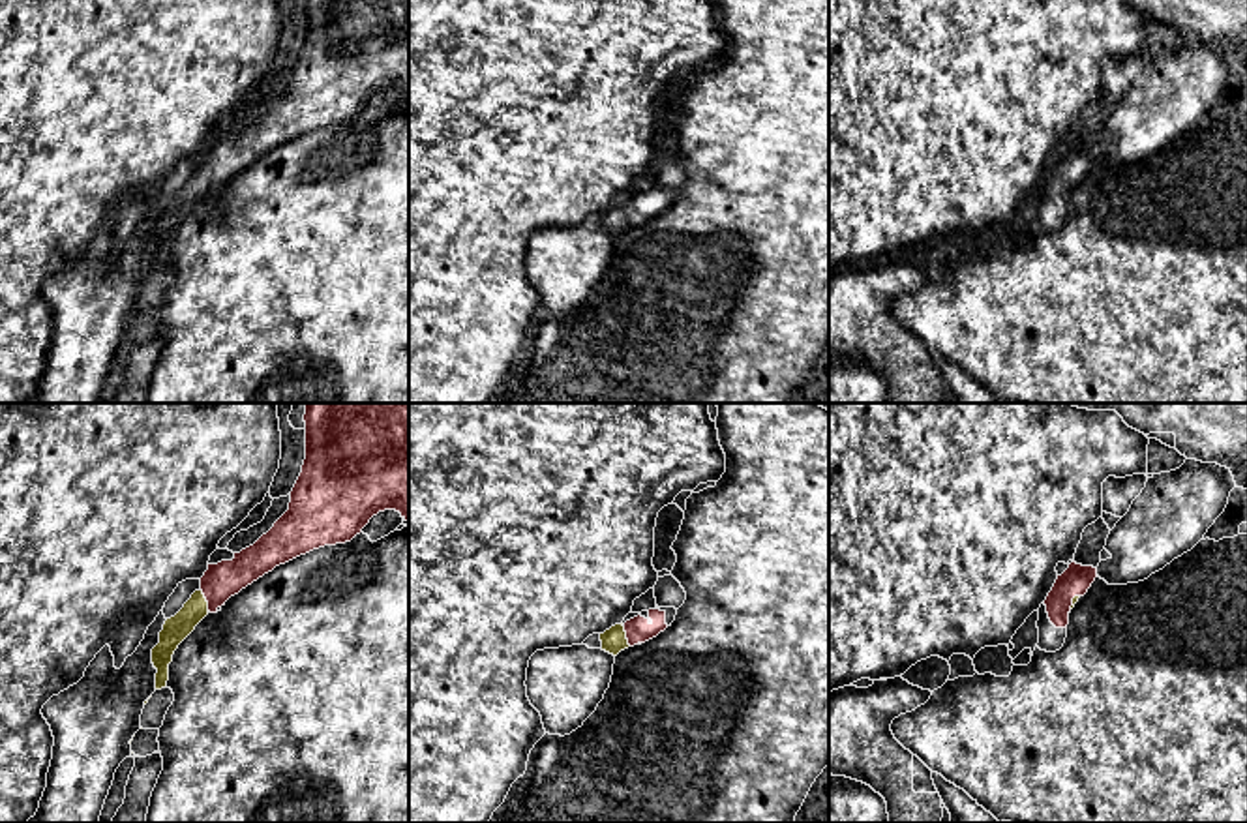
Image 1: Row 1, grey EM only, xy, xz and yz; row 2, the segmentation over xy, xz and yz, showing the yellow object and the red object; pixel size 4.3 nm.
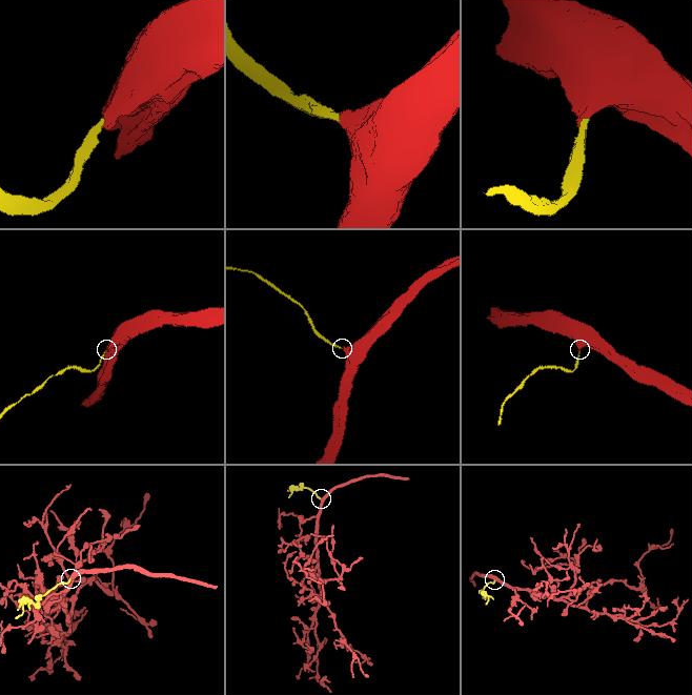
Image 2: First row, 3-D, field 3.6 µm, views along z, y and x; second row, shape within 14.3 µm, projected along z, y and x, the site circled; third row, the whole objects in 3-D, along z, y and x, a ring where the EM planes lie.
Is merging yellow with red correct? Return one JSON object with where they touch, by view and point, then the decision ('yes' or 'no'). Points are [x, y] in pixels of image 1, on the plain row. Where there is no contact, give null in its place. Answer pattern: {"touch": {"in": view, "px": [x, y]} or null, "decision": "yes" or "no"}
{"touch": {"in": "xy", "px": [205, 180]}, "decision": "yes"}

